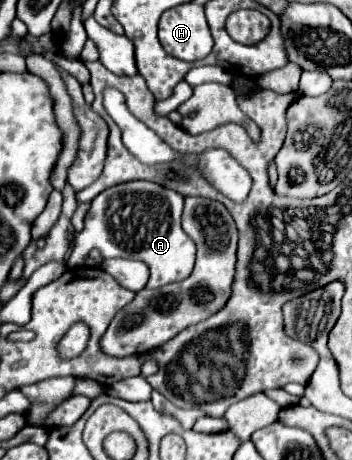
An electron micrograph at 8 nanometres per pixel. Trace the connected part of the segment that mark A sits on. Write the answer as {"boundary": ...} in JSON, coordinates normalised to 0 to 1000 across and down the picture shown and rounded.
{"boundary":[[[372,391],[315,404],[270,426],[241,470],[241,496],[213,513],[213,539],[196,557],[190,583],[241,574],[264,539],[304,561],[401,565],[423,578],[423,609],[412,626],[457,626],[486,613],[514,613],[554,574],[554,526],[514,496],[520,426],[497,413],[452,404],[423,391]]]}

